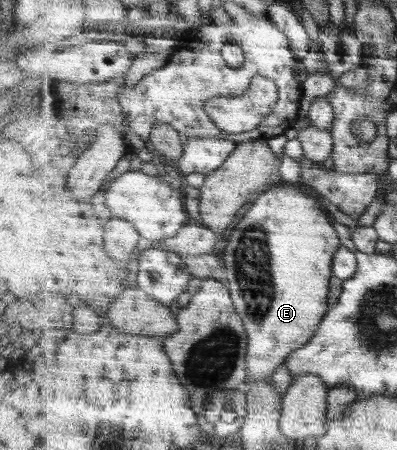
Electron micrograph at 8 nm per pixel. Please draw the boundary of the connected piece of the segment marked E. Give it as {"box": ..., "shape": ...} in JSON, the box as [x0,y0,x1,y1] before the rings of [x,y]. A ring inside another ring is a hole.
{"box":[225,184,340,385],"shape":[[[282,184],[256,197],[255,201],[239,217],[240,225],[232,233],[226,249],[225,267],[228,269],[228,285],[236,295],[236,307],[244,315],[249,341],[247,357],[248,385],[260,380],[270,380],[278,367],[296,350],[304,348],[318,333],[321,323],[331,309],[330,290],[332,273],[335,272],[336,254],[339,253],[340,237],[332,219],[326,215],[322,203],[304,193],[296,185]]]}

